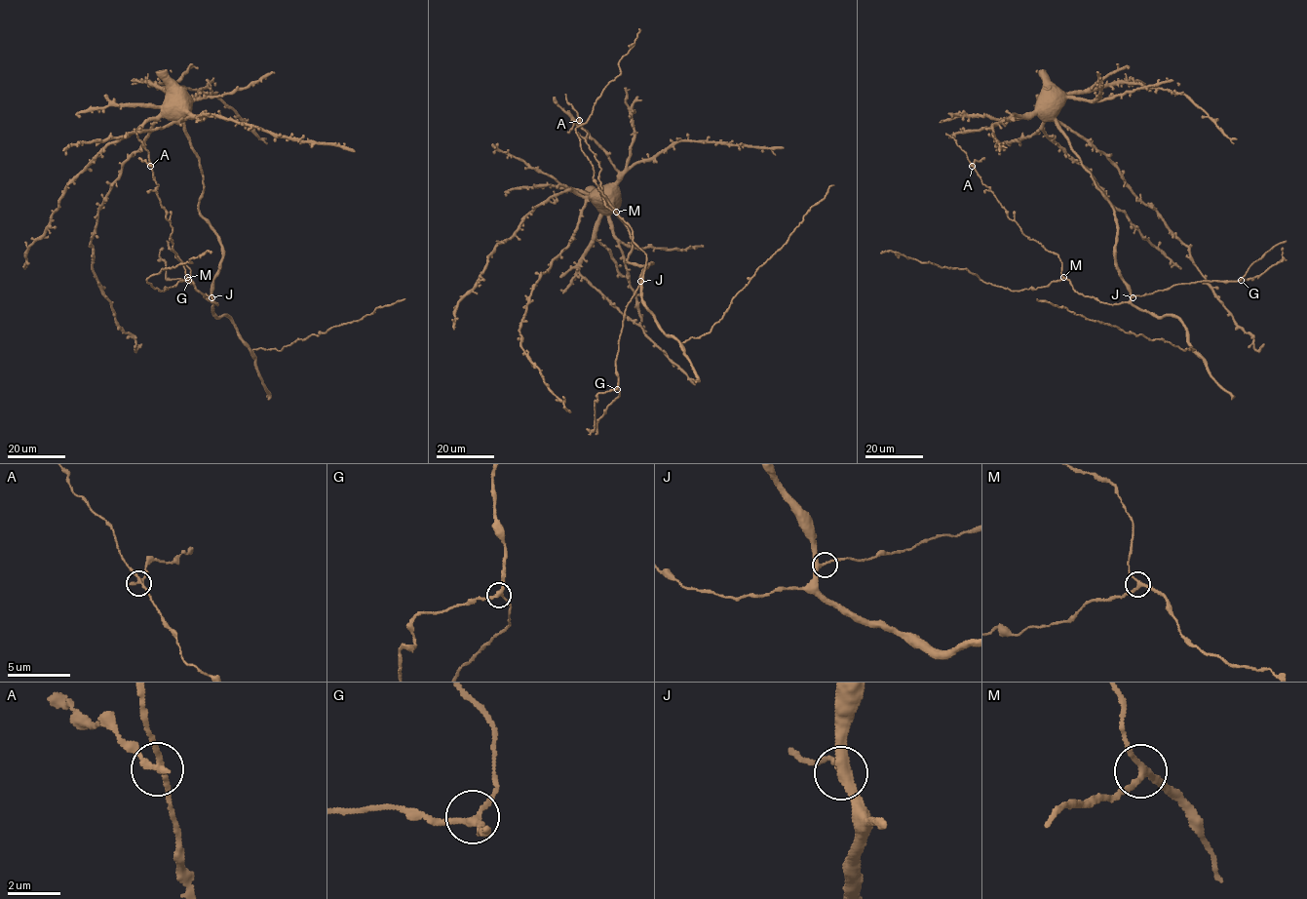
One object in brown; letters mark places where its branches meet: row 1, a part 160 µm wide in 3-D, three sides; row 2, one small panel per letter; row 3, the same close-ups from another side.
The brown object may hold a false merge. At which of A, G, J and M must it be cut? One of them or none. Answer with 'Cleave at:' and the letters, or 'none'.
Cleave at: A

